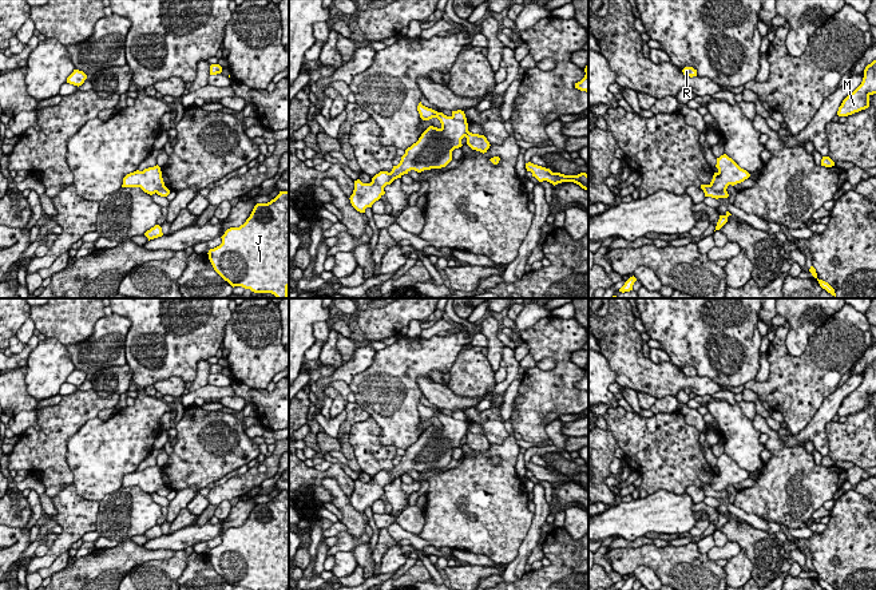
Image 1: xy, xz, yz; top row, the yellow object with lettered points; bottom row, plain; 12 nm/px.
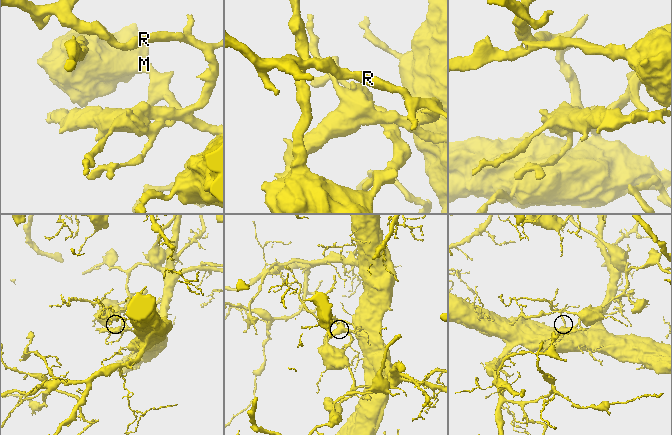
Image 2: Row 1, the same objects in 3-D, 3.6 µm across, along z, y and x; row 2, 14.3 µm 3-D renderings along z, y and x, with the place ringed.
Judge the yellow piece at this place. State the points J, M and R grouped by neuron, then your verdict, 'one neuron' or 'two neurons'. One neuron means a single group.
J R / M | two neurons

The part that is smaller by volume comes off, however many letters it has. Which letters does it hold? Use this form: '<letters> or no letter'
M

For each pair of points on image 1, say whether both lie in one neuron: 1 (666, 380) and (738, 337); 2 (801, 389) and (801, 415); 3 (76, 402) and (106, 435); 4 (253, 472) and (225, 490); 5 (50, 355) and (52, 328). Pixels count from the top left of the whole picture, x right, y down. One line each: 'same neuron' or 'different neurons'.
1: different neurons
2: same neuron
3: different neurons
4: same neuron
5: different neurons

